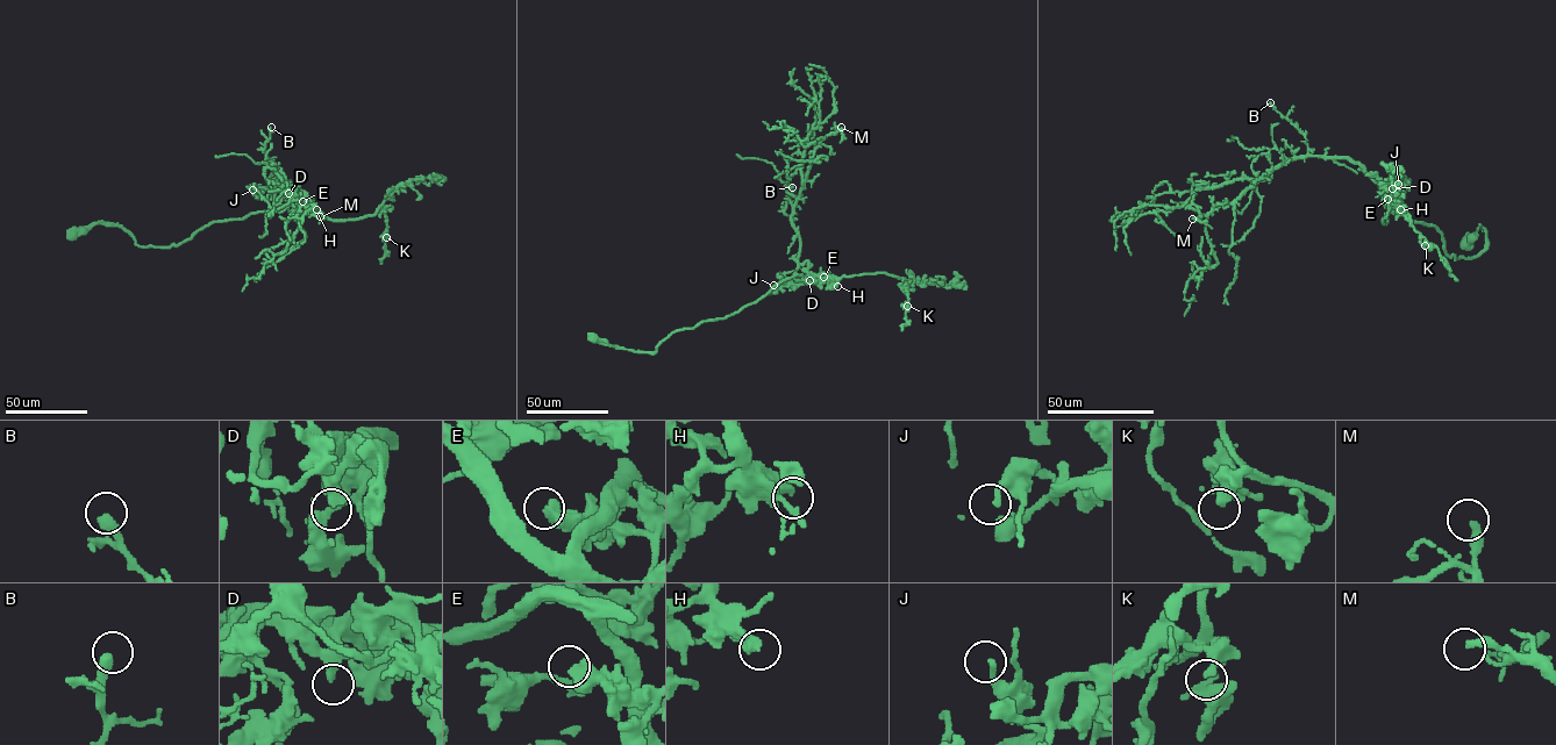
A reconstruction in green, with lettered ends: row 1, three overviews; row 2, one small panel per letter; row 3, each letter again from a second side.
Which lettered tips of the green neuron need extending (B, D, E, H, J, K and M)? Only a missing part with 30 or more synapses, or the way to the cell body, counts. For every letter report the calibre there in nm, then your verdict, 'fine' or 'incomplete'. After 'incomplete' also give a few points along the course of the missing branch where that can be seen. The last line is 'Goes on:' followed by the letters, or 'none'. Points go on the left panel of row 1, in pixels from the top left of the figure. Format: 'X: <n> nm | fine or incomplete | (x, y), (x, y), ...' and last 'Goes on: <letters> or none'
B: 400 nm | fine
D: 400 nm | fine
E: 480 nm | fine
H: 360 nm | incomplete | (316, 209), (319, 220), (314, 243), (326, 265), (328, 262)
J: 200 nm | fine
K: 320 nm | fine
M: 320 nm | fine
Goes on: H

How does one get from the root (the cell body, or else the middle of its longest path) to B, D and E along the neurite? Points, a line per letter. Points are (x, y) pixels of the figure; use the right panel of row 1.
B: (1467, 243), (1485, 230), (1477, 255), (1449, 256), (1437, 228), (1391, 212), (1360, 164), (1310, 155), (1270, 102)
D: (1467, 243), (1479, 226), (1485, 230), (1477, 255), (1449, 256), (1435, 226), (1384, 205), (1392, 188)
E: (1467, 243), (1479, 226), (1485, 230), (1484, 250), (1456, 259), (1435, 226), (1389, 209), (1386, 183), (1387, 199)

